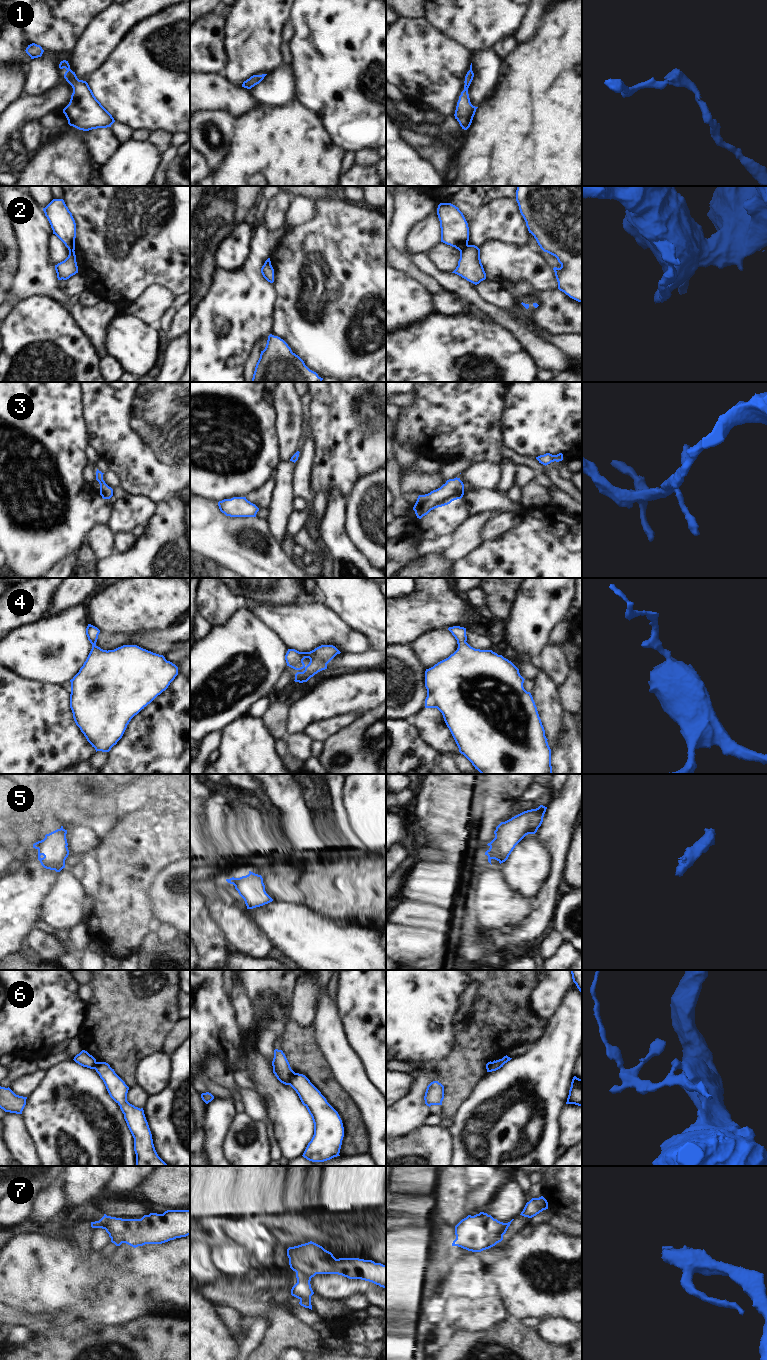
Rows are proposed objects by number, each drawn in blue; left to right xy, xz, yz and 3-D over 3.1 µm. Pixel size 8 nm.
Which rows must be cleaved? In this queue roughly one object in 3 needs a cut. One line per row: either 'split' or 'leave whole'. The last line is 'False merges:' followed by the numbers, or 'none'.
1: leave whole
2: split
3: leave whole
4: leave whole
5: leave whole
6: split
7: leave whole
False merges: 2, 6

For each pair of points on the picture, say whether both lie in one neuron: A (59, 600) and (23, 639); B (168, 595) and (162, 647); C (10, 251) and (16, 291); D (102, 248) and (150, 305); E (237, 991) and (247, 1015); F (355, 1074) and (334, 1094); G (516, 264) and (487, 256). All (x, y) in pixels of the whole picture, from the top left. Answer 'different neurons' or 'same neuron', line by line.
A: different neurons
B: different neurons
C: different neurons
D: different neurons
E: same neuron
F: different neurons
G: same neuron

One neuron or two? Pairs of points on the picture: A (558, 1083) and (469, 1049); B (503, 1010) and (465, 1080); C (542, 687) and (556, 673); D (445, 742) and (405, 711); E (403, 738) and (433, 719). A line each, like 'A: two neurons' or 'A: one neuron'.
A: two neurons
B: one neuron
C: two neurons
D: two neurons
E: two neurons

